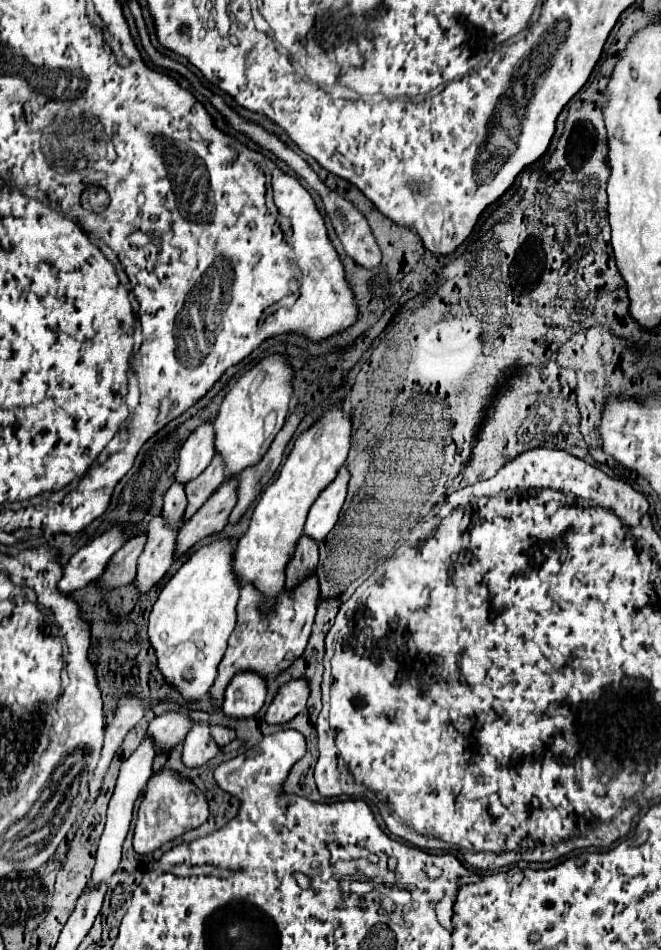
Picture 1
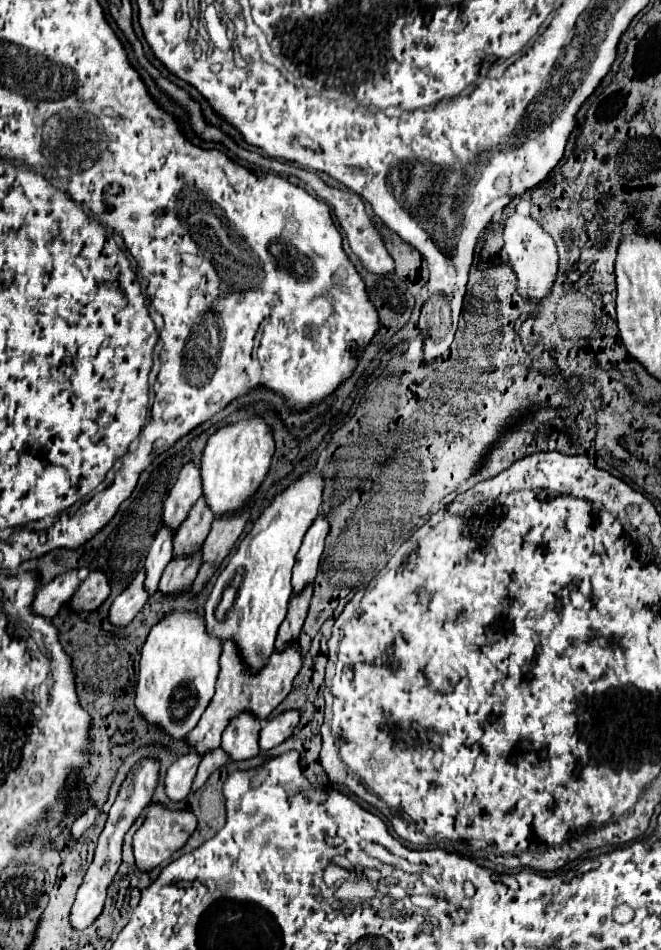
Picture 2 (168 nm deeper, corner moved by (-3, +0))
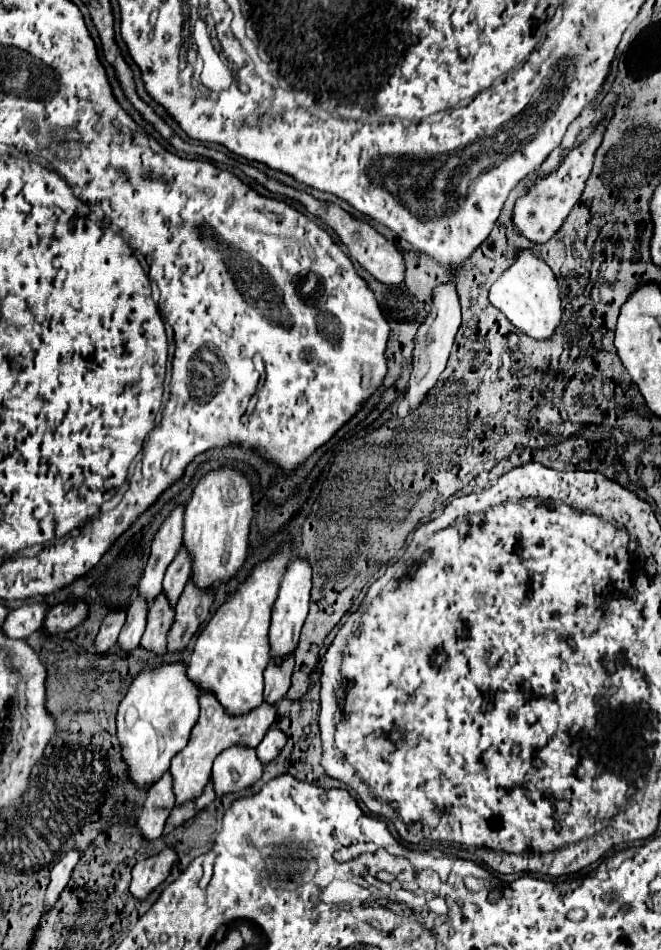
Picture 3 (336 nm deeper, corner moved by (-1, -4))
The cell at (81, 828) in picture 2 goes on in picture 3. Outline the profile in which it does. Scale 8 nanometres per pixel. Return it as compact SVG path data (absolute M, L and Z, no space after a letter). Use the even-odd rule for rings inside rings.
M70 848L64 858L60 858L58 862L54 862L54 868L50 872L50 884L48 884L48 890L46 890L46 902L44 902L44 908L50 910L52 902L58 898L58 894L64 890L66 882L70 880L70 874L72 874L72 868L78 864L80 860L80 852L76 848Z

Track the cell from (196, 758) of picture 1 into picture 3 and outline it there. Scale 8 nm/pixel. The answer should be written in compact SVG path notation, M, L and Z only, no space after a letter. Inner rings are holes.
M170 770L150 788L148 798L144 802L144 810L138 818L138 828L146 838L158 838L164 832L164 824L174 808L174 790L172 790L172 774Z

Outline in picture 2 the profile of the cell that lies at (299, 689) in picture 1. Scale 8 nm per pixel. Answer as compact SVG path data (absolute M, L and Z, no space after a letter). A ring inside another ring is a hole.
M288 710L288 712L268 720L268 724L264 724L260 730L260 748L270 750L270 748L282 744L284 740L288 740L292 736L292 730L296 728L298 720L300 720L300 714L296 710Z

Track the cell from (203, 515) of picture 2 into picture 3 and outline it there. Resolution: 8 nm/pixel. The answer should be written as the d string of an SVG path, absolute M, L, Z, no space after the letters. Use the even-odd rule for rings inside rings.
M182 546L176 554L176 558L170 562L166 576L164 576L164 592L170 598L170 604L174 606L178 596L184 590L186 580L190 578L190 566L192 566L192 554L186 550L186 546Z

